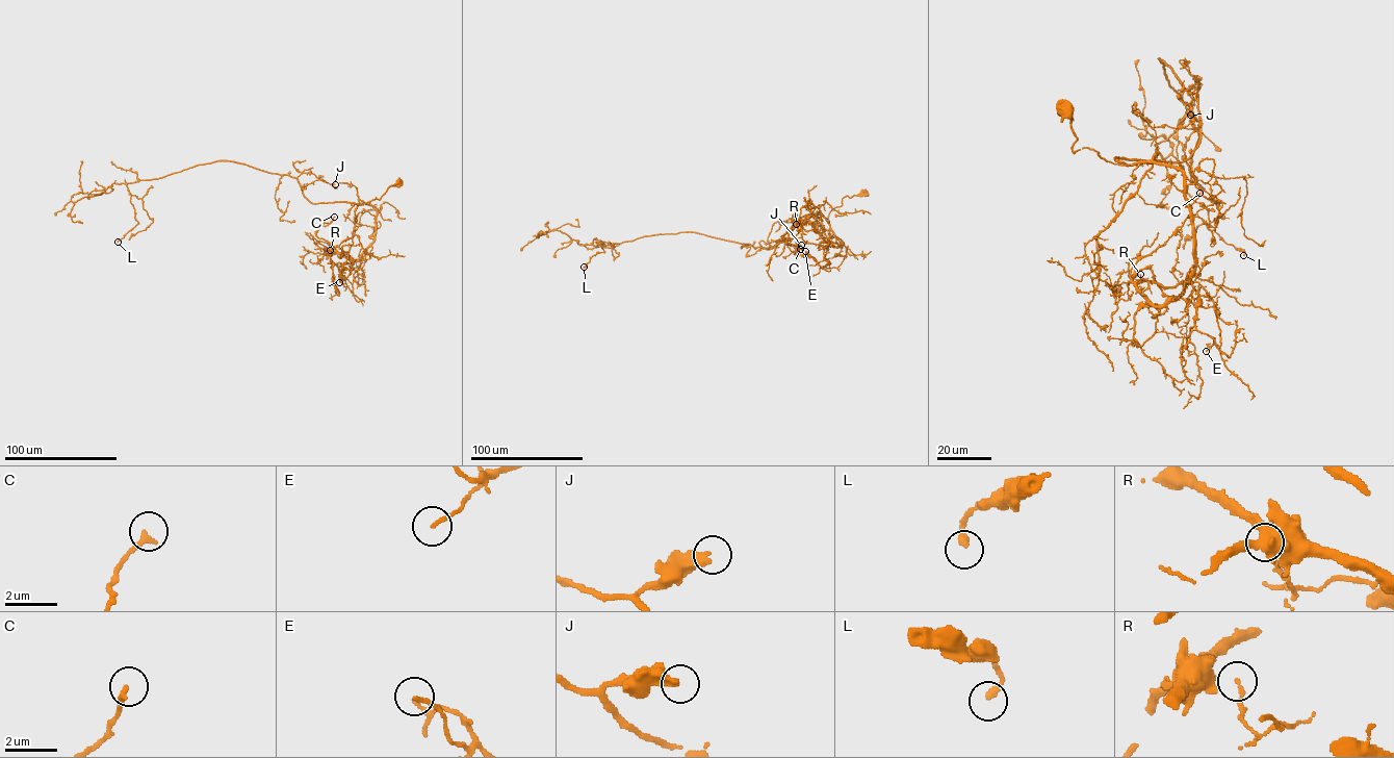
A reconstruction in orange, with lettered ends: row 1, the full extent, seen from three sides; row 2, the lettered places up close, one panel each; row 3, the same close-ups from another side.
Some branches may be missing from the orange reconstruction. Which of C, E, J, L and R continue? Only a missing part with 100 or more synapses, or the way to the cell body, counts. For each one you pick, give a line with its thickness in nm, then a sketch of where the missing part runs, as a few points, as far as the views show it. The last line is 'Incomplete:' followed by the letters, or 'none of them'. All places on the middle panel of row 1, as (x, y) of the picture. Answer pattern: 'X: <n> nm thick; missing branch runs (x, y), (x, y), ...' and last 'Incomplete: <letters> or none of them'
Incomplete: none of them

